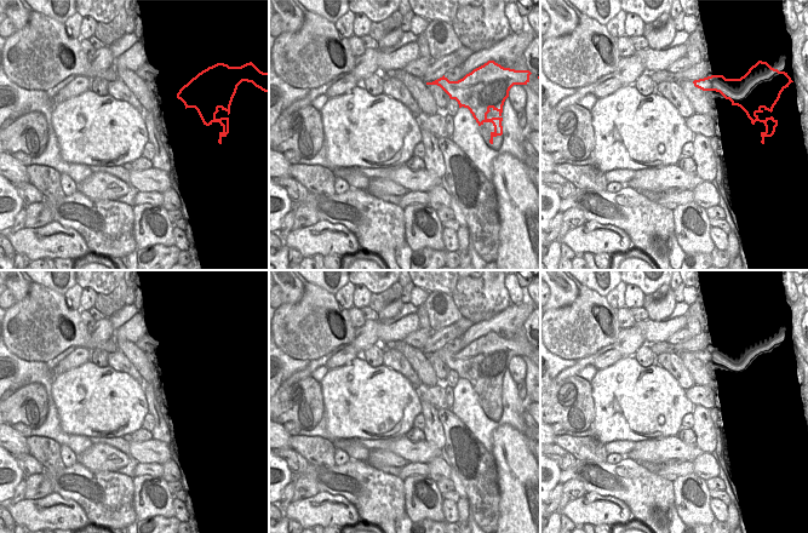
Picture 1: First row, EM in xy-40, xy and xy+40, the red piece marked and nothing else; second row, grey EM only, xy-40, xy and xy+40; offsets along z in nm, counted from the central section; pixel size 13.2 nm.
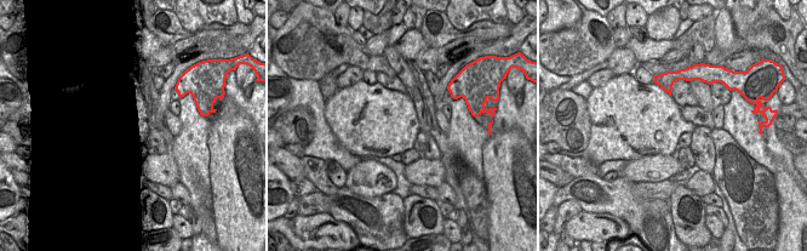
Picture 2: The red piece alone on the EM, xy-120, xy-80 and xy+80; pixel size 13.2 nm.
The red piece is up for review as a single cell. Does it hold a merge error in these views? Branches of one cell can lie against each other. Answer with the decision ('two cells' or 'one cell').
two cells

